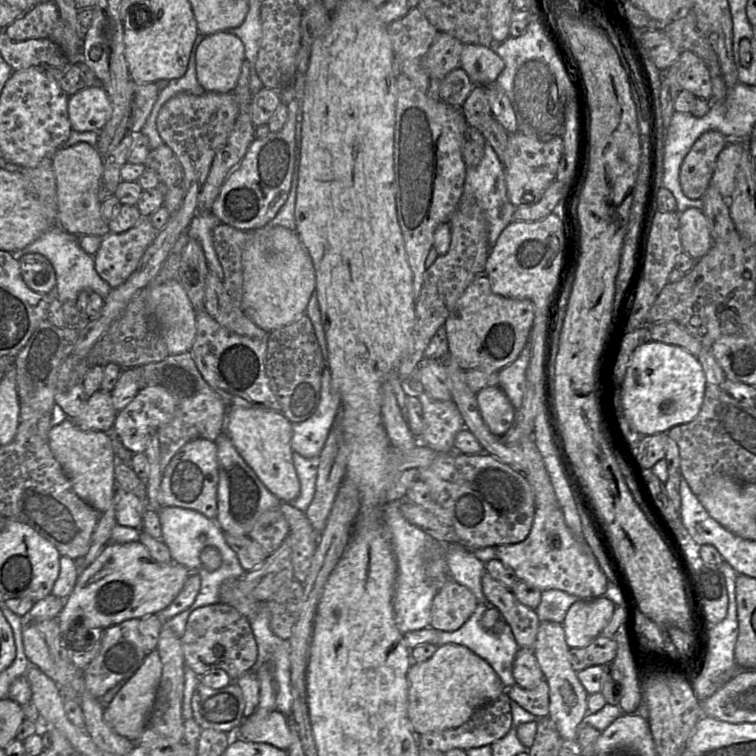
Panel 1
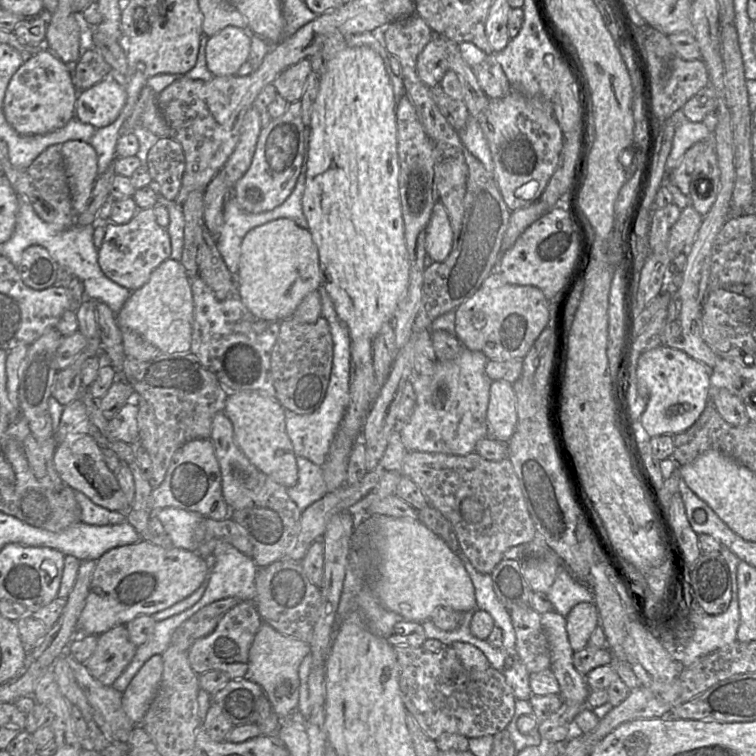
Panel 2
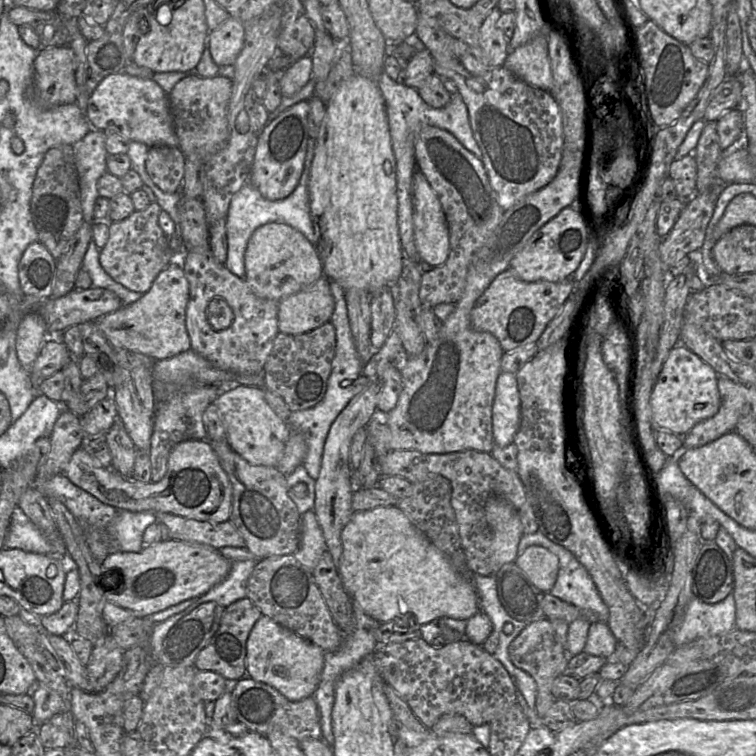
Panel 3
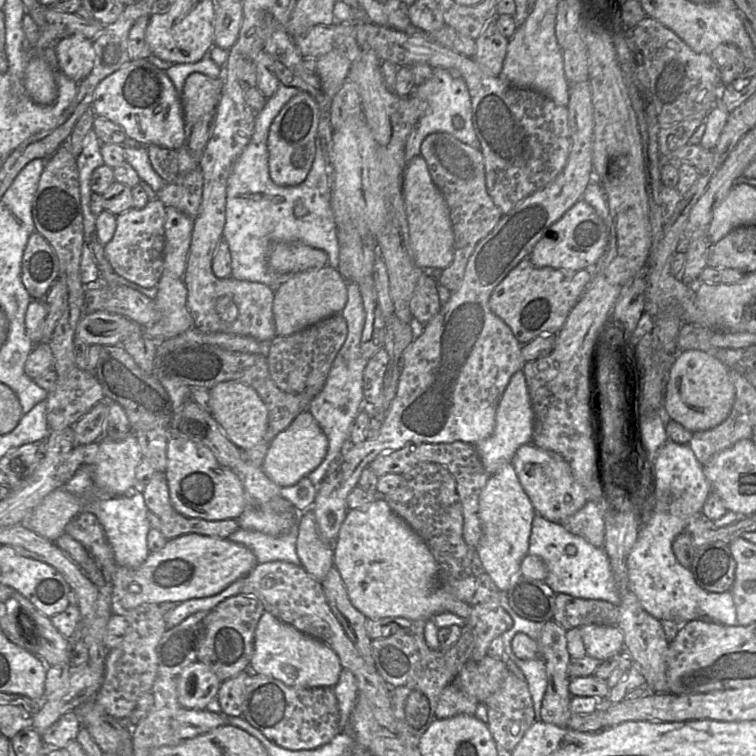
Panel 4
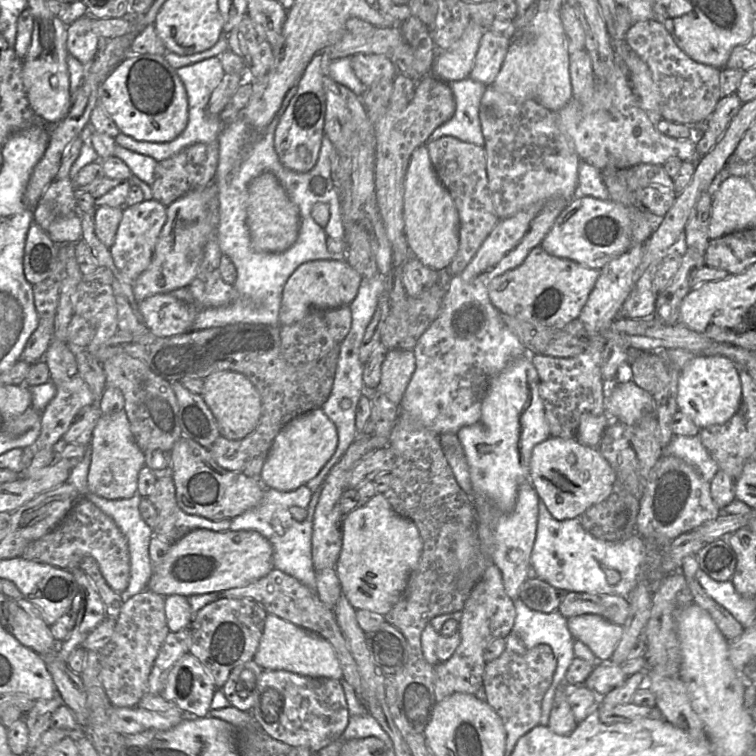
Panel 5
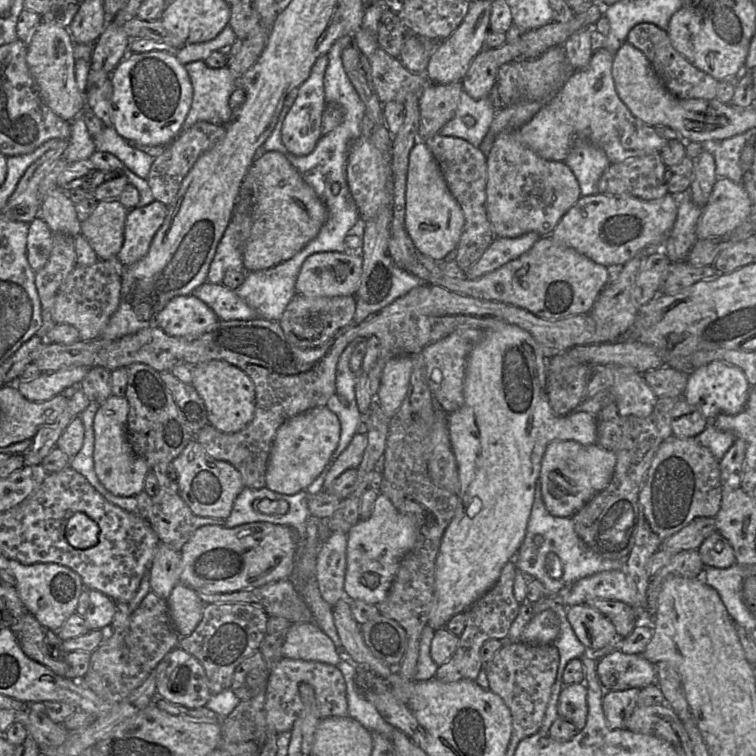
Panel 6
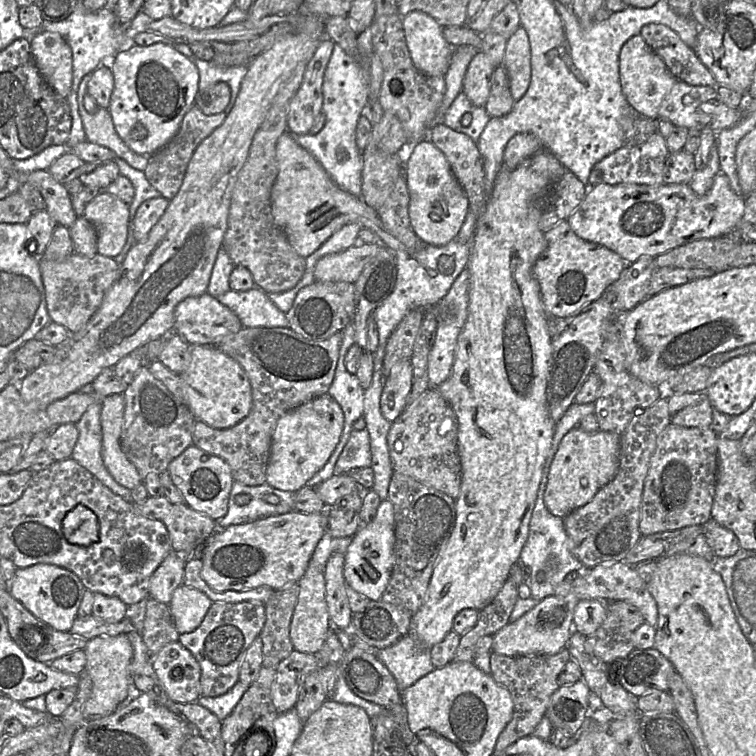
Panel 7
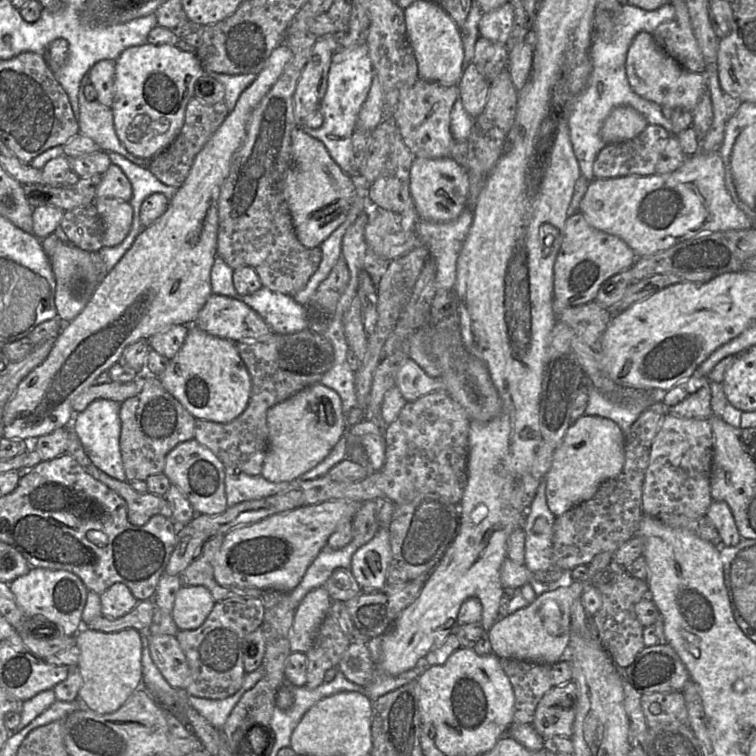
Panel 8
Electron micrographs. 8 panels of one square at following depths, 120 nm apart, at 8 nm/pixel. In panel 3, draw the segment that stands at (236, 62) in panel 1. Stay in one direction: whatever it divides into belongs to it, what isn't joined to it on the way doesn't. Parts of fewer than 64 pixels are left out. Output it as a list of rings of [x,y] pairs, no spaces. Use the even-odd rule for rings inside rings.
[[[230,16],[218,28],[208,33],[213,61],[219,67],[233,65],[244,46],[244,41],[244,24]]]

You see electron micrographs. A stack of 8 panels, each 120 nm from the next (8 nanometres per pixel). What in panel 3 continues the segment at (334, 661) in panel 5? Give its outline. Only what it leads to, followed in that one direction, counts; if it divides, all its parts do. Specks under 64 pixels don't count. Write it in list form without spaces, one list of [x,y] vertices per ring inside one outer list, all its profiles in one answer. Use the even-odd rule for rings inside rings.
[[[262,614],[248,636],[246,671],[251,679],[274,687],[288,700],[299,701],[311,697],[318,687],[324,655],[321,647]]]

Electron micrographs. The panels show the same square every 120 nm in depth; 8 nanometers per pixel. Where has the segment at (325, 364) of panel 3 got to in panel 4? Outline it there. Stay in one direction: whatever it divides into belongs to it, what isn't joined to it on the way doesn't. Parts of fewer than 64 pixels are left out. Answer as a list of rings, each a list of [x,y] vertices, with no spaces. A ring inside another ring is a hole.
[[[338,313],[290,336],[276,335],[268,344],[269,373],[279,389],[287,393],[317,396],[326,382],[332,363],[347,337],[347,323]]]

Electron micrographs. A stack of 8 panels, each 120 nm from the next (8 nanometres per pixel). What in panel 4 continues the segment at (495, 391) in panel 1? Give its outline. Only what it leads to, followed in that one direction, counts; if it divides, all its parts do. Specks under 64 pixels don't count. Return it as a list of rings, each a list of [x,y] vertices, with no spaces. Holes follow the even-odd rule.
[[[521,369],[511,376],[502,393],[496,408],[495,425],[492,434],[475,444],[481,462],[489,475],[493,475],[503,465],[510,463],[521,445],[531,443],[533,428],[534,413],[525,375]]]

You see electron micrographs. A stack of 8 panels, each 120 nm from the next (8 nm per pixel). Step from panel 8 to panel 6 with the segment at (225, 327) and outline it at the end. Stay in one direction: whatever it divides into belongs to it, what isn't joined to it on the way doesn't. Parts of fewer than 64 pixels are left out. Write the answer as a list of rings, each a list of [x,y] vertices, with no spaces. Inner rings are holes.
[[[190,294],[172,298],[156,315],[155,325],[170,336],[196,337],[211,331],[219,321],[208,305]]]

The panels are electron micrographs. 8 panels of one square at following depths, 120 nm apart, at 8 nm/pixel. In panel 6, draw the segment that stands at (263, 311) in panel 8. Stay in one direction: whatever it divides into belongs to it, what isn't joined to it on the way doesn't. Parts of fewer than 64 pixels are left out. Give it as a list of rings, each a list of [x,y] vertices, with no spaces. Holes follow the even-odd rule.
[[[205,282],[195,288],[191,295],[208,305],[220,321],[261,318],[255,309],[235,293],[235,290],[222,284]]]

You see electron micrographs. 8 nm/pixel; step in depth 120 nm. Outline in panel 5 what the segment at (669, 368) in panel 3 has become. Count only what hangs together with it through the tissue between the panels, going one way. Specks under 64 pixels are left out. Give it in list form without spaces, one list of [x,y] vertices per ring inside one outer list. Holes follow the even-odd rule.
[[[695,356],[680,370],[678,411],[687,415],[701,429],[727,422],[737,412],[741,403],[739,369],[733,361],[723,356]]]

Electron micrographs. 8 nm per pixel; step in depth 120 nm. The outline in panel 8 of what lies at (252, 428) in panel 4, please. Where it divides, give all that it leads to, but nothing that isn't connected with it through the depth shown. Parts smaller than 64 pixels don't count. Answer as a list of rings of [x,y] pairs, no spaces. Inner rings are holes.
[[[192,324],[188,326],[188,335],[182,347],[169,360],[168,366],[158,379],[162,386],[196,419],[229,423],[241,415],[249,403],[252,381],[248,369],[239,355],[236,342],[208,334]]]

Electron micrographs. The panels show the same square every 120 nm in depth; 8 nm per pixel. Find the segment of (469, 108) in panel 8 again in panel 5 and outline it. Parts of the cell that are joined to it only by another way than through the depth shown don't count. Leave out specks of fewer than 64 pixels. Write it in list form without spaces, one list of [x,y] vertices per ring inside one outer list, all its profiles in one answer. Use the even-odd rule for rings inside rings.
[[[485,30],[475,57],[470,76],[473,80],[492,86],[505,60],[510,39]]]

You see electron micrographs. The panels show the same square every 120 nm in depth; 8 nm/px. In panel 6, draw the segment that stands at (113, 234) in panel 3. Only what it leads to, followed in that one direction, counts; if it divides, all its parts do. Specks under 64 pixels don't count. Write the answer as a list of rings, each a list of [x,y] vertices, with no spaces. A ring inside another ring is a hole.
[[[157,200],[128,211],[123,245],[117,254],[123,266],[132,265],[147,254],[152,239],[162,226],[167,213],[168,206]]]

